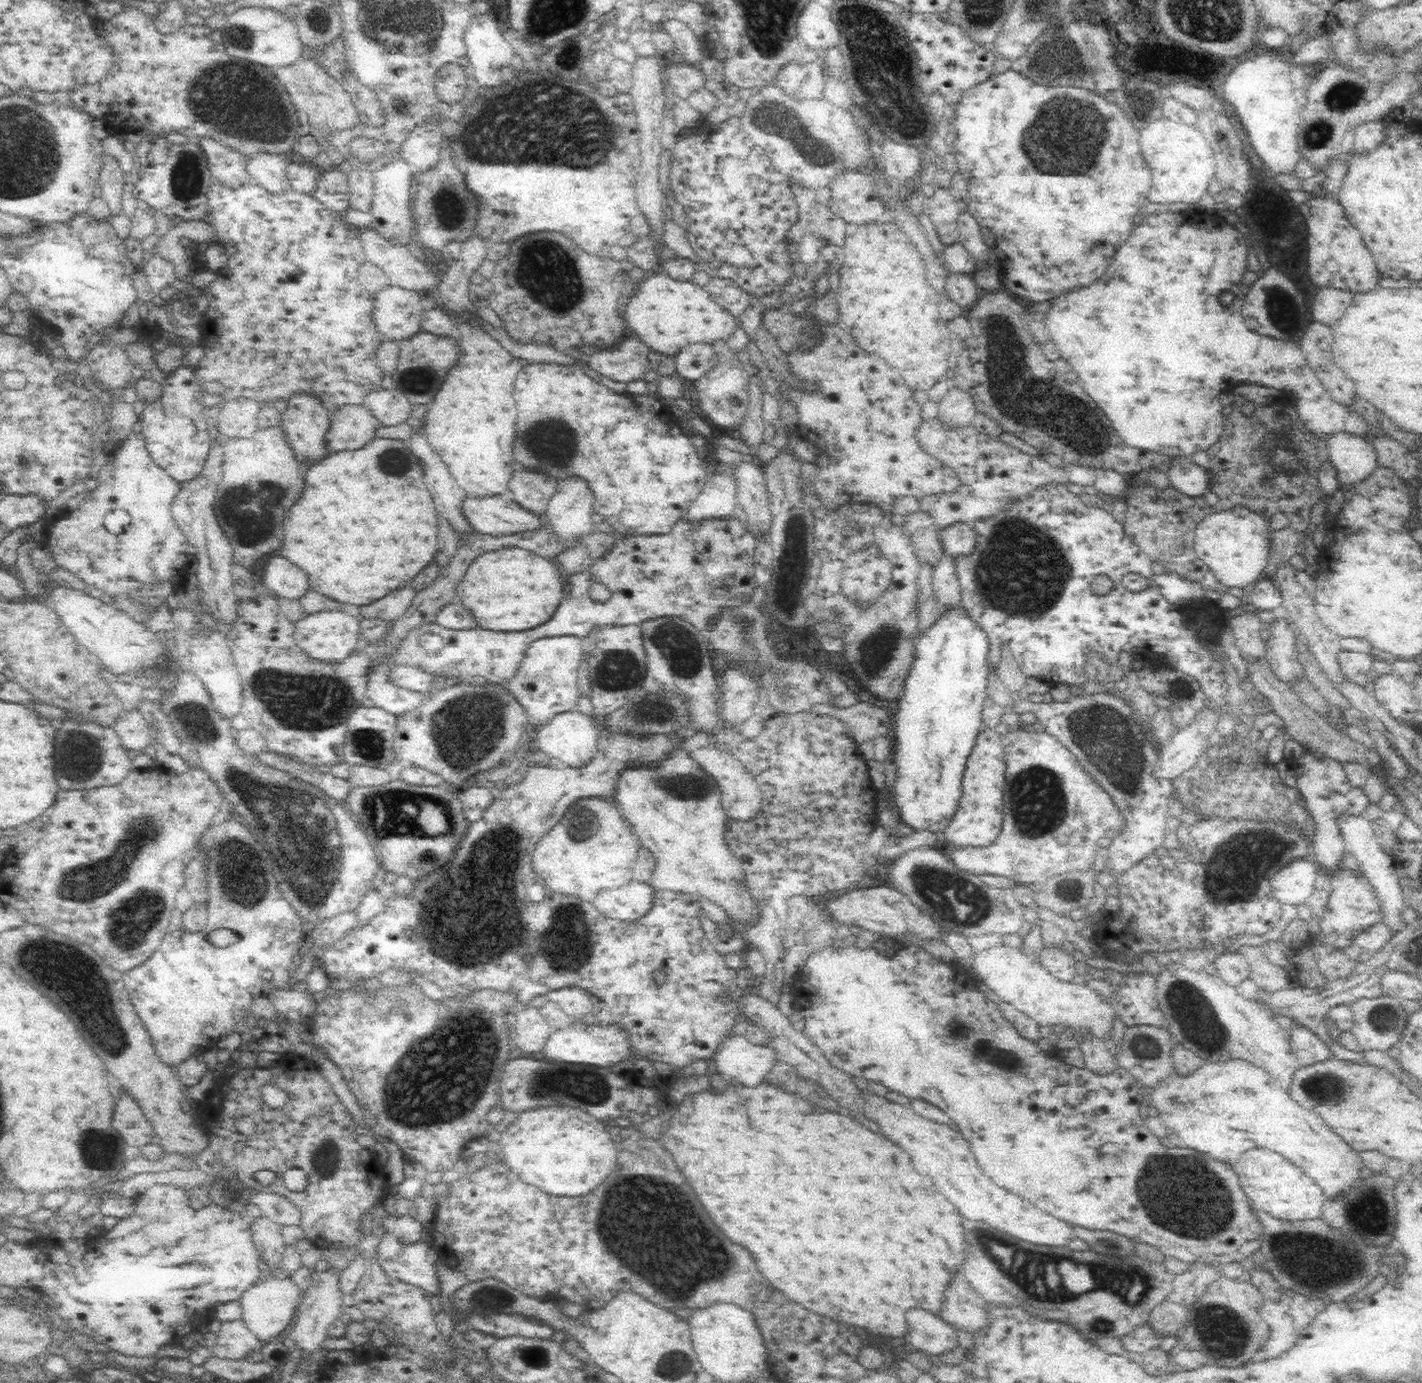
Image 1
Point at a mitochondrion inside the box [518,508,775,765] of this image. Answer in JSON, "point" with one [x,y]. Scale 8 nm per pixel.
{"point":[679,646]}

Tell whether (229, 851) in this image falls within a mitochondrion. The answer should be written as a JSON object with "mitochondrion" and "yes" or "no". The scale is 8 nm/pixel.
{"mitochondrion":"yes"}

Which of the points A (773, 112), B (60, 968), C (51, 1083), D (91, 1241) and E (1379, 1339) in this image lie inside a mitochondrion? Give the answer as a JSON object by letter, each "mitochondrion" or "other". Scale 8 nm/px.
{"A":"mitochondrion","B":"mitochondrion","C":"other","D":"other","E":"other"}

